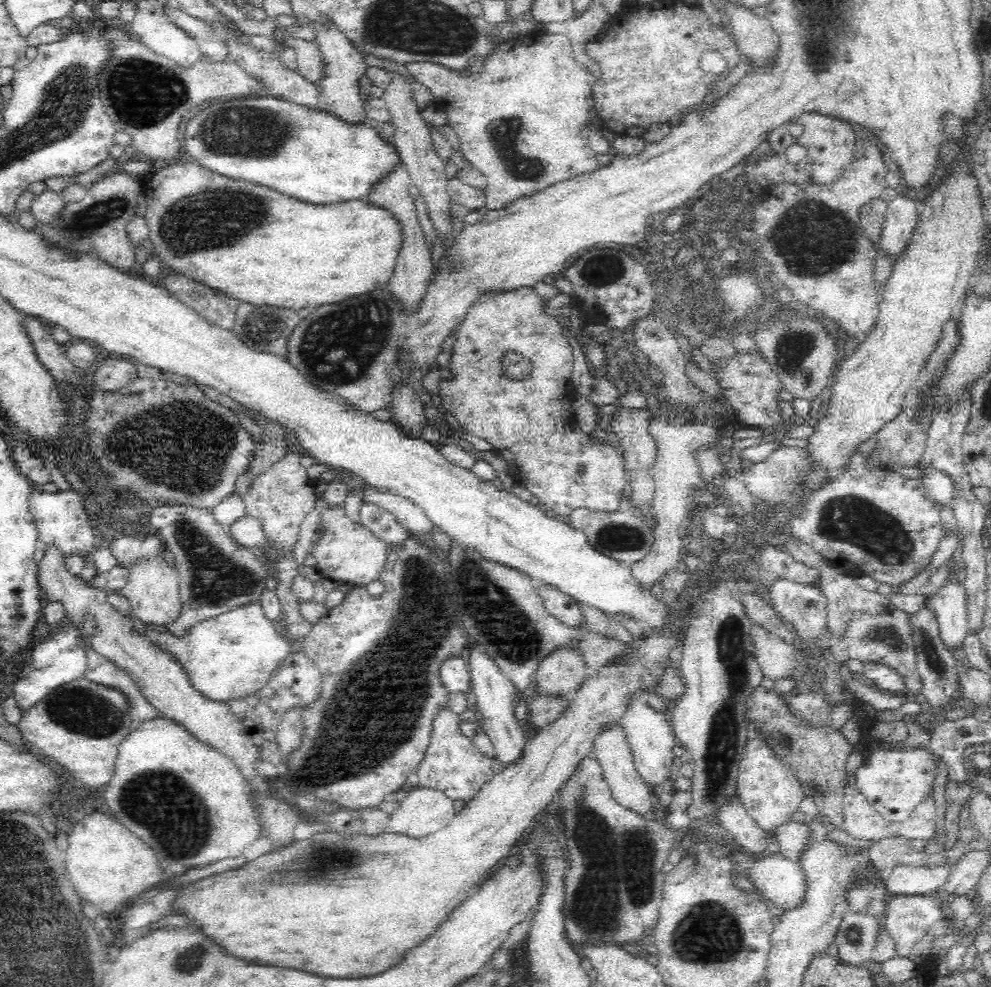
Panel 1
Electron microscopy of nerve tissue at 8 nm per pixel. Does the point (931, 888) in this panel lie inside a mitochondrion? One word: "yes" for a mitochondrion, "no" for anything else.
no

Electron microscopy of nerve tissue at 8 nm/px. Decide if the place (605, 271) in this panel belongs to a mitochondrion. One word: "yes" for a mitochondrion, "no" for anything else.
yes

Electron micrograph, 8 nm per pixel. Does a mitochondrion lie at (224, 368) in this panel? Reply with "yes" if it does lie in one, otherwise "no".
no

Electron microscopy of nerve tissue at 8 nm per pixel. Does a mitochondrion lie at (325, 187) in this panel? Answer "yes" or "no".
no

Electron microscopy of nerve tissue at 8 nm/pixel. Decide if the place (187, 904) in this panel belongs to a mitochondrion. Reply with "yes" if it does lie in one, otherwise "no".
no

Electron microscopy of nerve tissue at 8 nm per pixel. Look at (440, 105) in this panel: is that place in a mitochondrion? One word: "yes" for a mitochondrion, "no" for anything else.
no

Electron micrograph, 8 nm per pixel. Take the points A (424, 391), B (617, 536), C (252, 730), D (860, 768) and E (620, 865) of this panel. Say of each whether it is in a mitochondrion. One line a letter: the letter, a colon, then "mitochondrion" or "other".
A: other
B: mitochondrion
C: other
D: other
E: mitochondrion

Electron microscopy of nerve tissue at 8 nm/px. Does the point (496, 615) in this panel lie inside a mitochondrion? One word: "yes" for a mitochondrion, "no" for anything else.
yes

